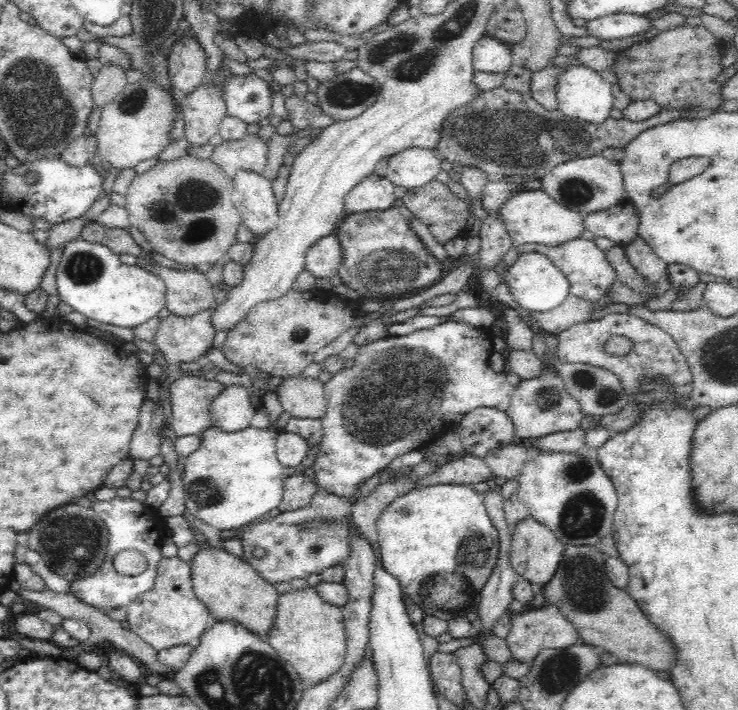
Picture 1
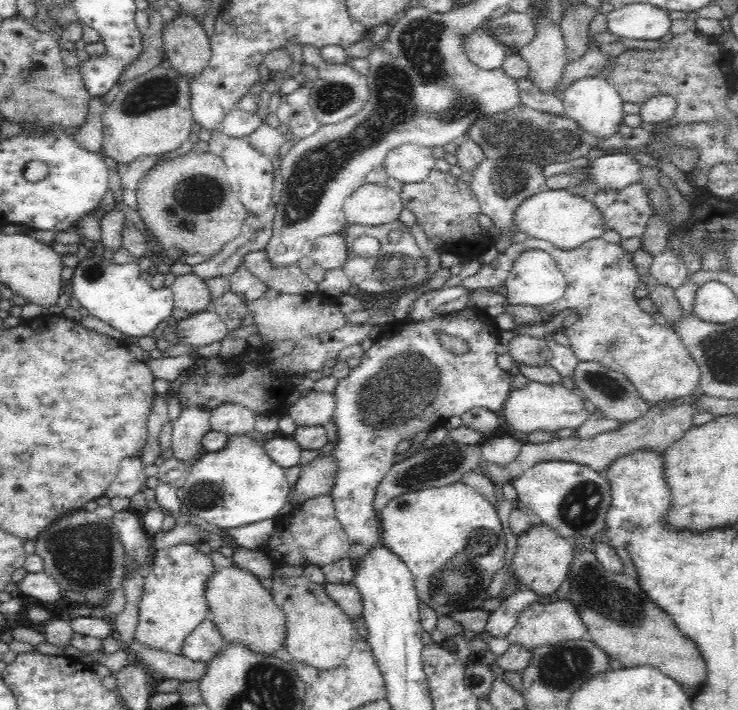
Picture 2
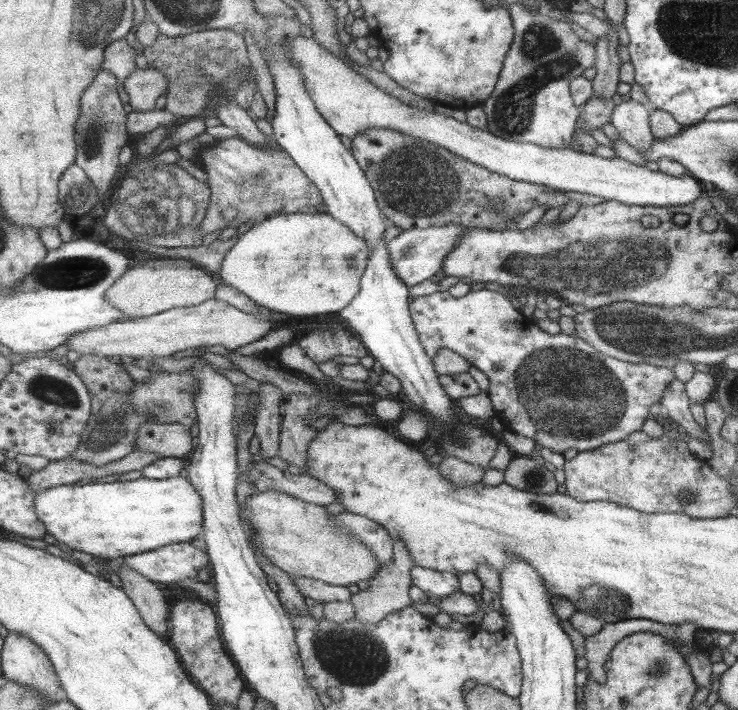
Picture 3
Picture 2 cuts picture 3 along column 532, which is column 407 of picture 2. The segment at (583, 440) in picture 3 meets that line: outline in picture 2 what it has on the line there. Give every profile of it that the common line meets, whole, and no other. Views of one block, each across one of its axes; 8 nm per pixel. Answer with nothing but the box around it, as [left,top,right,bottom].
[330,308,512,572]

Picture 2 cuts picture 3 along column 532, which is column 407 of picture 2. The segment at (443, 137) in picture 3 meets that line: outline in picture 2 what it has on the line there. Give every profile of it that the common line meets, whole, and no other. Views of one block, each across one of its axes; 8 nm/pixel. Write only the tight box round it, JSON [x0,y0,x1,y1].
[382,143,436,184]

